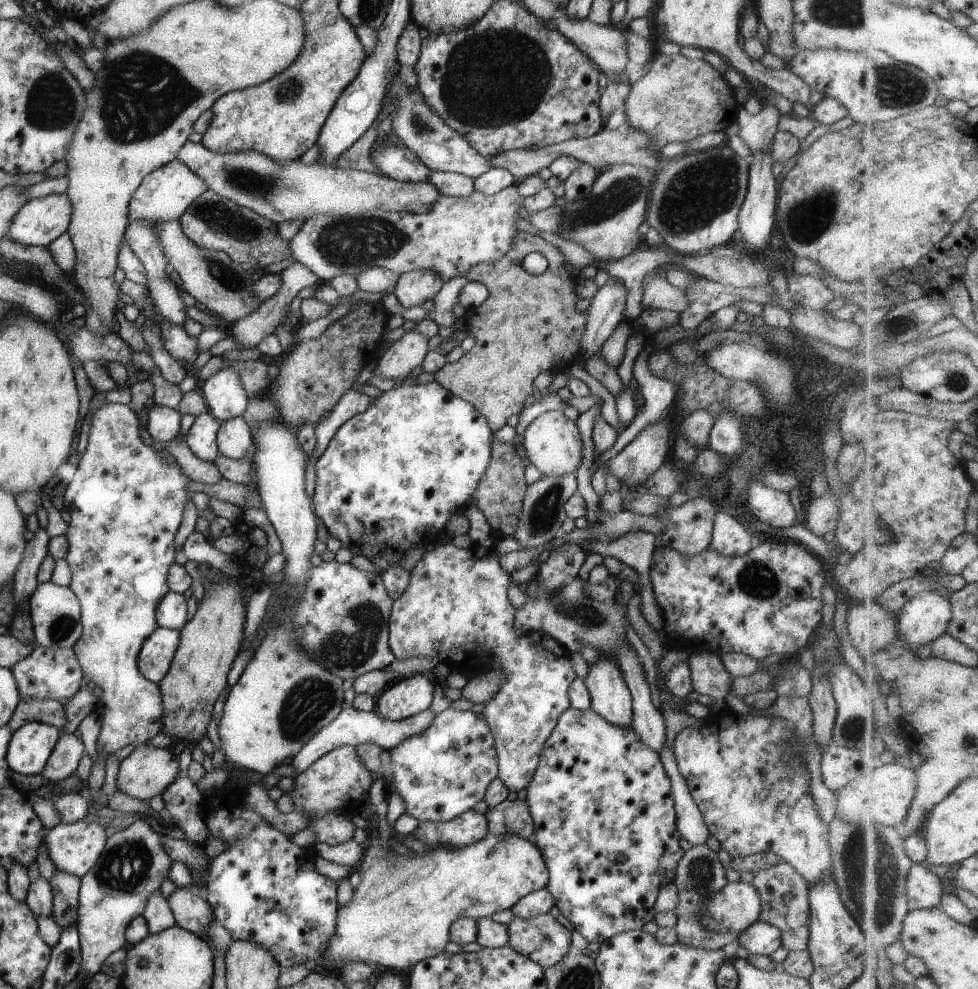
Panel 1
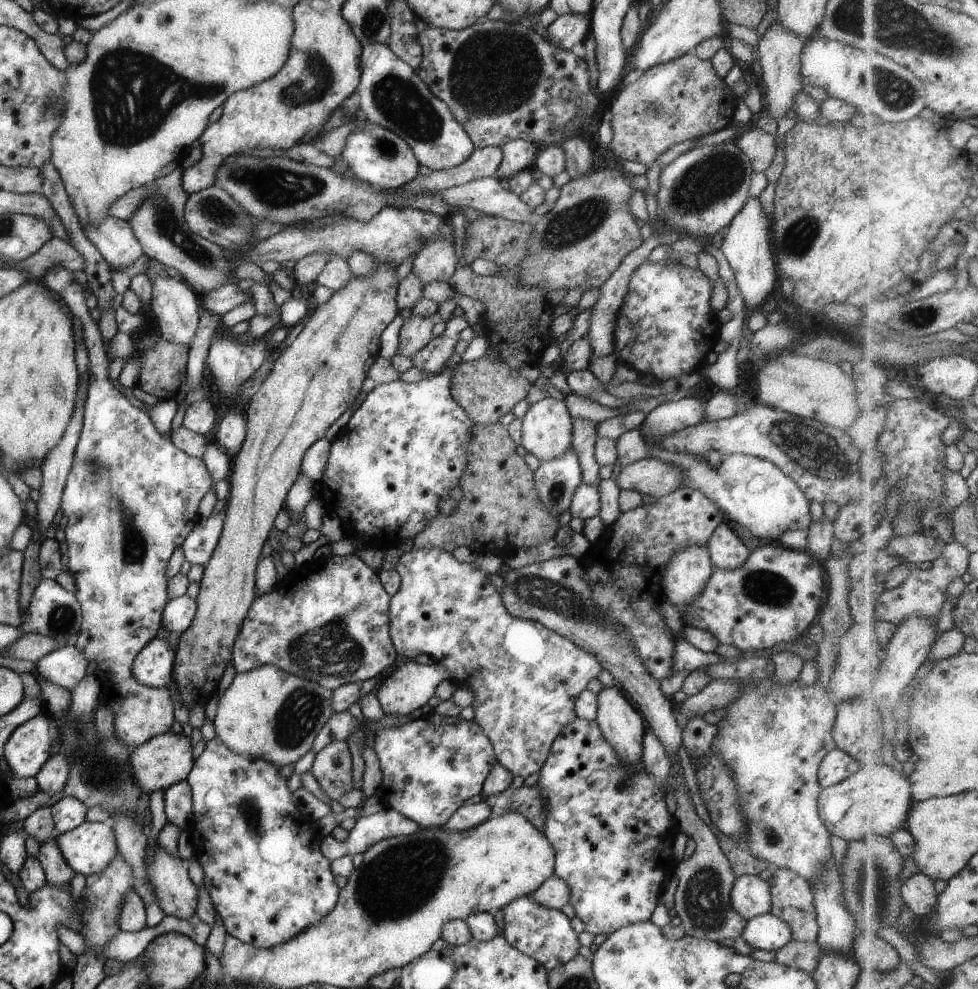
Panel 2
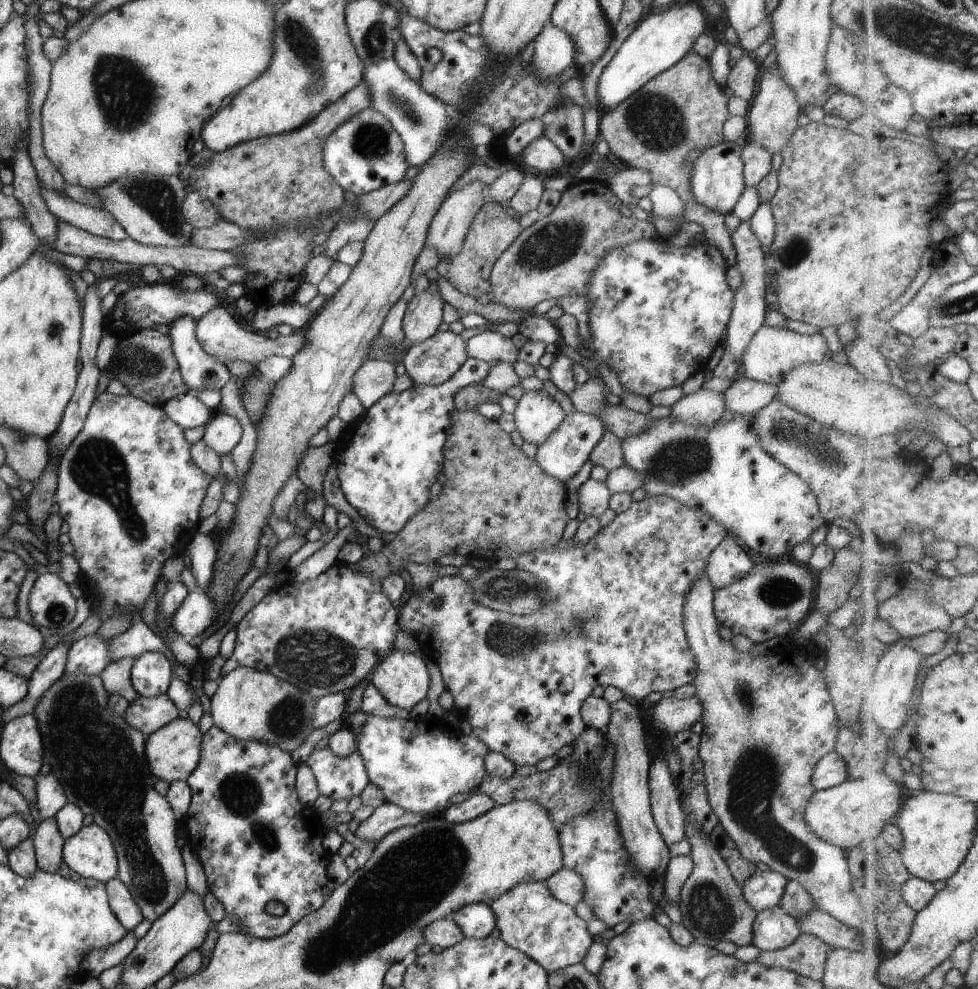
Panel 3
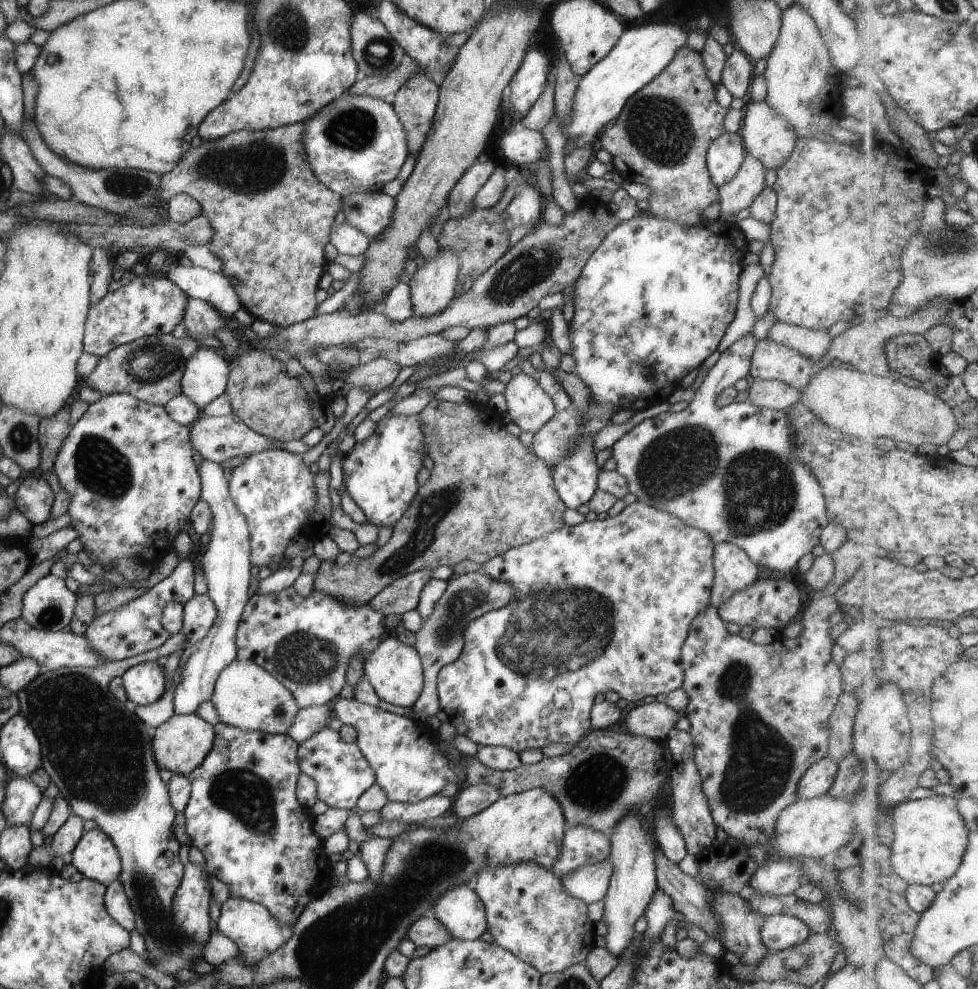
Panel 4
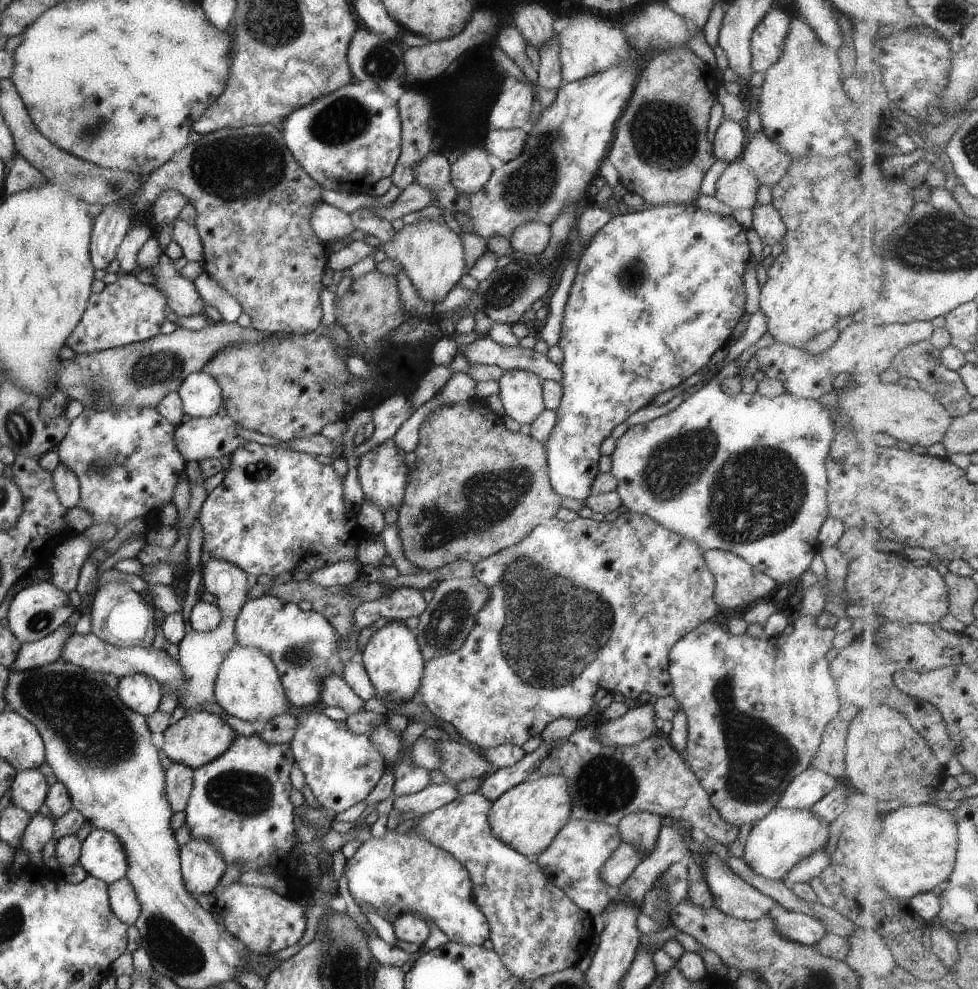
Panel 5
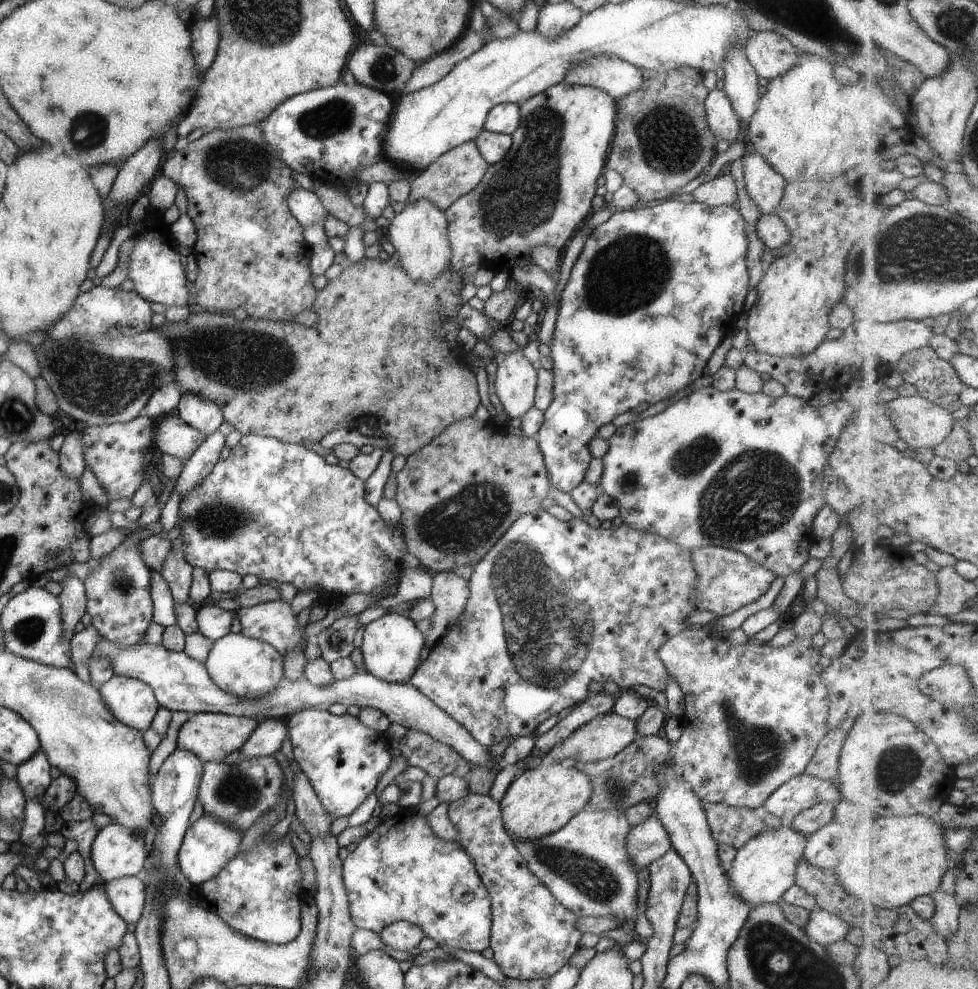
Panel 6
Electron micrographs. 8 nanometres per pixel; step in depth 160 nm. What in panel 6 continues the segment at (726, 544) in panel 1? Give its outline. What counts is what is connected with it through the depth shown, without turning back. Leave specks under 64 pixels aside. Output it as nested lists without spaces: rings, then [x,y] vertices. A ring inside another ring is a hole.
[[[715,546],[695,548],[690,552],[689,560],[695,570],[695,586],[691,592],[691,604],[694,609],[715,613],[717,617],[729,615],[754,602],[768,590],[774,580],[771,570],[727,548]]]

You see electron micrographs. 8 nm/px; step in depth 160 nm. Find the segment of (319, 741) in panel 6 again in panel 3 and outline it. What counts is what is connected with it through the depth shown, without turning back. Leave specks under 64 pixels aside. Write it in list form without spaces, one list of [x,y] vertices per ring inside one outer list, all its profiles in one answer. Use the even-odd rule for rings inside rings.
[[[326,746],[322,750],[312,750],[304,763],[316,778],[319,794],[328,796],[331,800],[349,800],[370,782],[357,750],[340,759]]]

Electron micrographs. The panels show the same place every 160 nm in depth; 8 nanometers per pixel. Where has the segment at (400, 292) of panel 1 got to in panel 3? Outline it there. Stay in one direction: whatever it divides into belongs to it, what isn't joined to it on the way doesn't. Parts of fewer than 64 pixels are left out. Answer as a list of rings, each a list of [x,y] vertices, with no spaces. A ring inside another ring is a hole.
[[[469,182],[469,184],[442,200],[438,212],[435,214],[431,231],[431,241],[433,243],[431,248],[435,248],[438,258],[455,257],[459,252],[475,213],[484,203],[483,190],[485,190],[485,185],[481,182]]]

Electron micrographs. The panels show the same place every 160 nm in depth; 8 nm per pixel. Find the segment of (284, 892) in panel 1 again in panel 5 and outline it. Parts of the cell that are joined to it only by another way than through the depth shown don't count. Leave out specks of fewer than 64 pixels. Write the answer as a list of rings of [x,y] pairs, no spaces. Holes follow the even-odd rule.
[[[257,730],[250,736],[243,736],[237,733],[233,737],[233,740],[227,745],[227,748],[218,757],[212,758],[204,765],[198,766],[194,769],[192,772],[192,787],[189,796],[187,797],[184,809],[182,810],[185,819],[184,826],[189,829],[189,834],[192,839],[206,840],[223,857],[226,865],[238,864],[240,865],[240,870],[242,872],[260,869],[269,864],[271,868],[274,868],[275,874],[286,881],[288,886],[288,893],[286,896],[291,898],[291,900],[295,900],[295,897],[297,897],[298,894],[301,894],[301,890],[305,890],[305,888],[309,889],[309,879],[312,877],[309,871],[307,871],[307,867],[305,866],[302,856],[293,858],[290,857],[292,849],[297,843],[299,843],[298,836],[296,835],[298,823],[295,815],[293,814],[294,807],[289,801],[289,792],[291,792],[292,789],[292,784],[289,780],[289,773],[294,766],[294,758],[289,743],[269,744],[257,734]]]

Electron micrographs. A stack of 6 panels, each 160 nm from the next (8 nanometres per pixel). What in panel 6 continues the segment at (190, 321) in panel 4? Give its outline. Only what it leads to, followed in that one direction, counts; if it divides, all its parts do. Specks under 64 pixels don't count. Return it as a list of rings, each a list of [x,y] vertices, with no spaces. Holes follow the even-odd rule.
[[[147,212],[140,221],[131,224],[131,228],[129,238],[133,240],[133,248],[127,256],[127,279],[133,283],[133,292],[143,300],[165,307],[187,305],[187,280],[180,256],[170,244],[169,227],[162,223],[161,216]]]

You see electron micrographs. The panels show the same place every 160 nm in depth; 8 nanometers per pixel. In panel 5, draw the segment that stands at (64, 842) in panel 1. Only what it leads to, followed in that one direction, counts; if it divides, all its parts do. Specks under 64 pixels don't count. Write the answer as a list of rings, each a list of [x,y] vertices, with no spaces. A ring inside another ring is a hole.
[[[94,829],[80,842],[78,862],[87,875],[110,885],[125,876],[127,861],[120,840],[109,831]]]

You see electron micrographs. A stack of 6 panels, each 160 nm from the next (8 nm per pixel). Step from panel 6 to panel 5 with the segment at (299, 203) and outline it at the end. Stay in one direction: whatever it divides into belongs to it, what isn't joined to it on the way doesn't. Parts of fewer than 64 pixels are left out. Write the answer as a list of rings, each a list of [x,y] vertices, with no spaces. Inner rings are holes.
[[[319,203],[310,216],[310,225],[315,236],[326,244],[342,242],[348,245],[349,235],[354,230],[349,215],[342,210],[337,210],[327,203]]]

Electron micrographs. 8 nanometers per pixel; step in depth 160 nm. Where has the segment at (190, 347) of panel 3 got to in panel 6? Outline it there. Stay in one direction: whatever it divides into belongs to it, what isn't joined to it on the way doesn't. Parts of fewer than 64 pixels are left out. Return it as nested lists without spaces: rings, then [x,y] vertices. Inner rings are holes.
[[[182,394],[176,409],[177,417],[195,430],[199,430],[199,434],[202,434],[203,437],[217,431],[217,428],[223,423],[219,408],[195,394]]]

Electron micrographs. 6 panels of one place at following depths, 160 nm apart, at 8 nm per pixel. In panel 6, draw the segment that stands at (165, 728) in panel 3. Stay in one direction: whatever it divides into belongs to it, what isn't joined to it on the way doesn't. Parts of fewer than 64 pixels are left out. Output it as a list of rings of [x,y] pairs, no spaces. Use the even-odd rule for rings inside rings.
[[[195,713],[190,715],[188,720],[177,732],[176,748],[193,752],[203,763],[212,761],[221,763],[231,754],[237,751],[244,743],[249,734],[259,726],[259,722],[251,717],[235,717],[217,713]]]

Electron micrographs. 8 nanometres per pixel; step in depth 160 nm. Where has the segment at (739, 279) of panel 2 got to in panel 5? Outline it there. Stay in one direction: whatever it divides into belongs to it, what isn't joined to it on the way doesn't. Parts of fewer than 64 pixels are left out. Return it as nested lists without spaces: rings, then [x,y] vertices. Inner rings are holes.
[[[736,358],[731,361],[725,359],[717,376],[694,394],[685,398],[674,410],[648,422],[628,427],[625,433],[616,440],[614,450],[610,455],[612,465],[609,473],[618,482],[614,491],[619,495],[622,505],[627,511],[647,515],[671,532],[679,533],[686,539],[695,541],[703,552],[707,549],[723,549],[732,552],[740,556],[757,572],[762,572],[775,582],[785,585],[789,580],[800,576],[809,567],[812,555],[819,553],[821,549],[818,541],[819,527],[828,516],[825,500],[827,479],[823,462],[827,456],[829,443],[835,434],[837,418],[835,413],[827,410],[827,407],[819,402],[796,397],[789,393],[781,393],[772,399],[765,398],[756,392],[725,394],[720,387],[722,380],[739,372],[740,364]]]

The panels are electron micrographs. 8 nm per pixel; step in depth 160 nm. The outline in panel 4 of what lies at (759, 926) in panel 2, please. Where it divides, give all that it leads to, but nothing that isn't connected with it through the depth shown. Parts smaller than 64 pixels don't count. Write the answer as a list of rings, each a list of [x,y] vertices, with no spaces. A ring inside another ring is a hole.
[[[782,914],[767,915],[759,931],[761,942],[771,953],[797,946],[809,933],[798,918]]]

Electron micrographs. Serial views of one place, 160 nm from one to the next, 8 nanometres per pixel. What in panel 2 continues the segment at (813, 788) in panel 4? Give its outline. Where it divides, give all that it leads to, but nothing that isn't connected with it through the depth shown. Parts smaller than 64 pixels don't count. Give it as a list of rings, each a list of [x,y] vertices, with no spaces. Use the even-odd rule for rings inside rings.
[[[837,748],[831,749],[819,761],[816,775],[821,788],[837,784],[861,768],[860,762]]]

